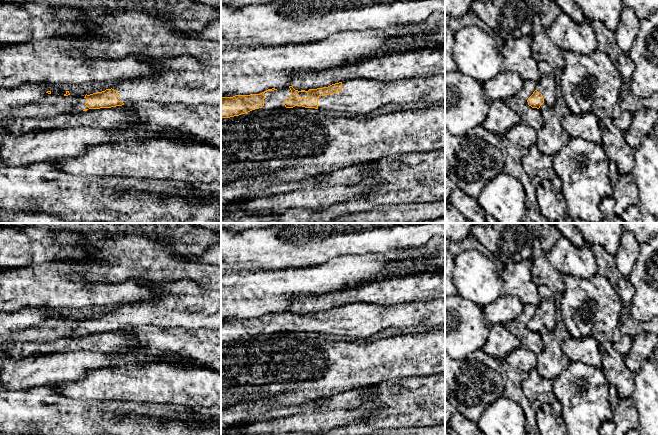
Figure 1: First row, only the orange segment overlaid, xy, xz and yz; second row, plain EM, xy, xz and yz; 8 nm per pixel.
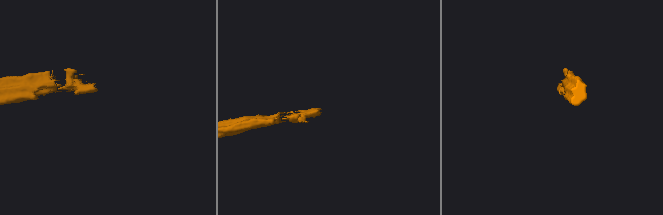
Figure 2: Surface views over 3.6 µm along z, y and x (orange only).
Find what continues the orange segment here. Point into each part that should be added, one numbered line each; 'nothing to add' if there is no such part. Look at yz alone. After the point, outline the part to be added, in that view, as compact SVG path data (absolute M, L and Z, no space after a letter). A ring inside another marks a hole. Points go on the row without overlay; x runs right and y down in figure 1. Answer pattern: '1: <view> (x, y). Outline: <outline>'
1: yz (546, 309). Outline: M546 285L539 286L540 304L537 306L536 314L540 316L544 322L544 327L550 332L556 327L556 305L555 293Z

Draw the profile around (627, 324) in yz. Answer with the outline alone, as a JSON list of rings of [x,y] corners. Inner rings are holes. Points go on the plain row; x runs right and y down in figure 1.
[[[622,313],[619,318],[619,329],[632,338],[642,332],[658,336],[658,316],[648,322],[636,322],[629,313]]]

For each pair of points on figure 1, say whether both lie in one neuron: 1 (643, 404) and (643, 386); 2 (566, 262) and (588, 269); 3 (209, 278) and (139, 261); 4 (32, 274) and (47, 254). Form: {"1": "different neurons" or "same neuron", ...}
{"1": "same neuron", "2": "same neuron", "3": "same neuron", "4": "different neurons"}

